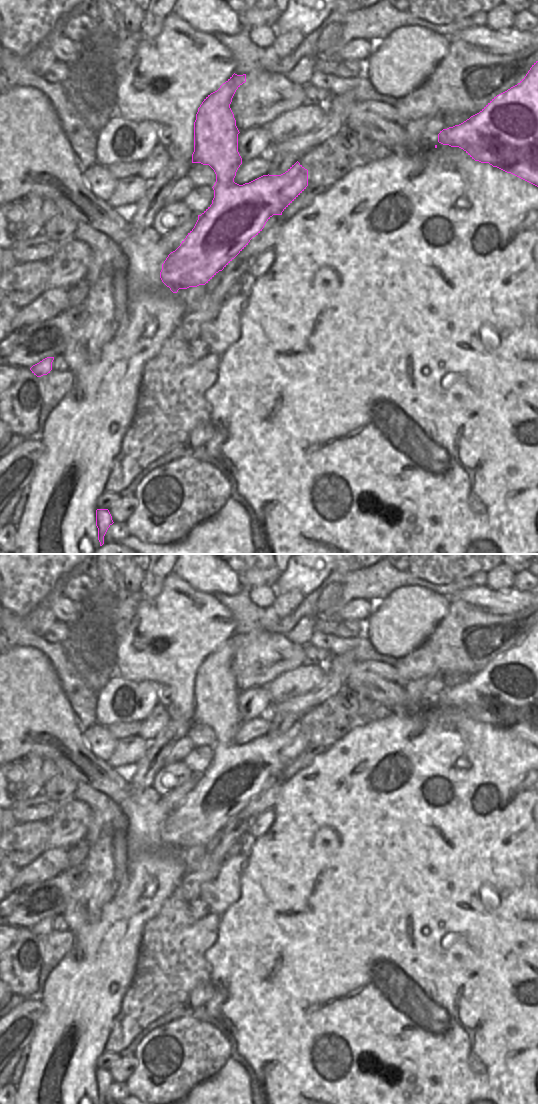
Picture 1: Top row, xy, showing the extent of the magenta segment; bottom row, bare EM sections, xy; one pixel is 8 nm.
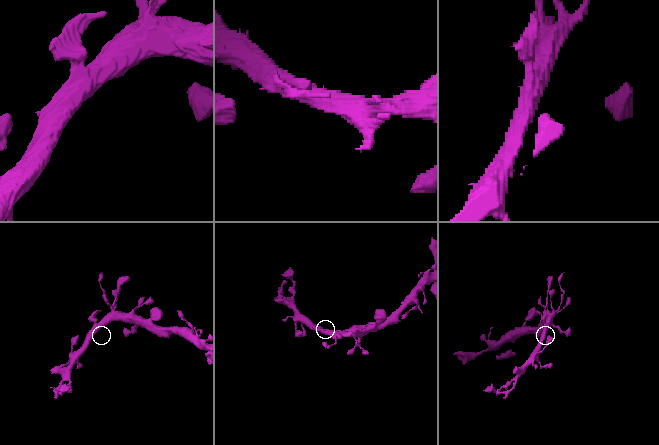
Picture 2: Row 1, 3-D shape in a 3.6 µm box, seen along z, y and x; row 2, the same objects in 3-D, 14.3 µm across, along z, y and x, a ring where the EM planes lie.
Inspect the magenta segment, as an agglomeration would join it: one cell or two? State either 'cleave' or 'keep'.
keep

